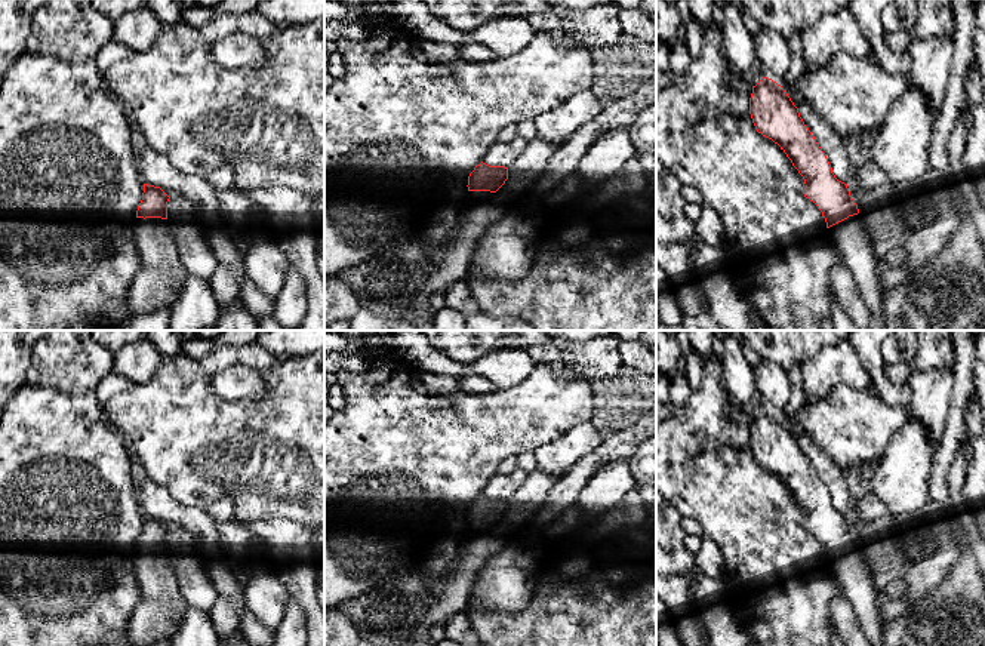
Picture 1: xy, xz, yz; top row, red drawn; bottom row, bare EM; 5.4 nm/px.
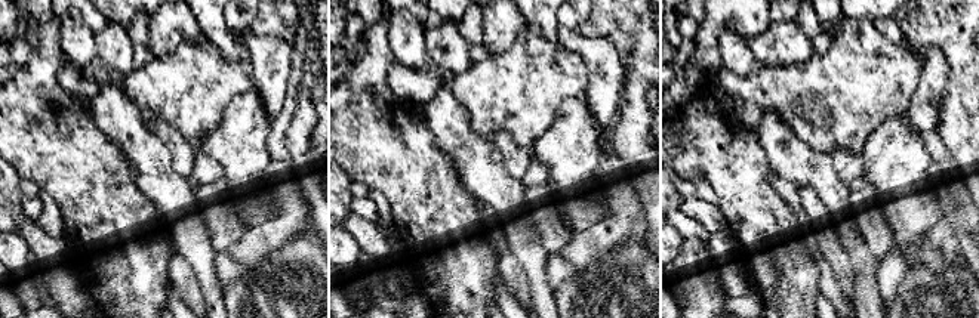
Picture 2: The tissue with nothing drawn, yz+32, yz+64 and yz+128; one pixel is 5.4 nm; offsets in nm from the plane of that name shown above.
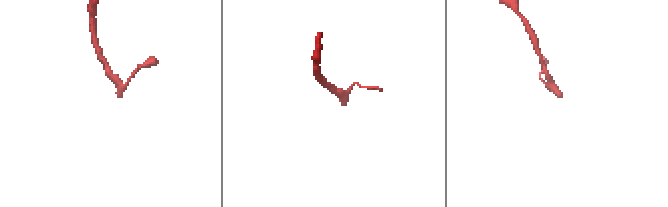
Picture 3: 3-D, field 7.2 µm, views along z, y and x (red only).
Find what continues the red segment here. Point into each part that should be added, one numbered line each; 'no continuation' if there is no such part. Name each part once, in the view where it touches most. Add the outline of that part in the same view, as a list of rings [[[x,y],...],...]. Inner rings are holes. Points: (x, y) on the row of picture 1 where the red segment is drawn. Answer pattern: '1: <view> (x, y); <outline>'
1: xy (154, 242); [[[135,218],[132,222],[141,267],[164,267],[170,270],[176,282],[176,298],[187,280],[188,273],[181,264],[167,221],[161,218]]]

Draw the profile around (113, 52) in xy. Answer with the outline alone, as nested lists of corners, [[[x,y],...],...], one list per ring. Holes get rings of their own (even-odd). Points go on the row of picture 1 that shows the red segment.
[[[113,39],[98,52],[95,61],[99,73],[104,76],[107,70],[116,62],[126,61],[135,53],[130,47],[114,41]]]

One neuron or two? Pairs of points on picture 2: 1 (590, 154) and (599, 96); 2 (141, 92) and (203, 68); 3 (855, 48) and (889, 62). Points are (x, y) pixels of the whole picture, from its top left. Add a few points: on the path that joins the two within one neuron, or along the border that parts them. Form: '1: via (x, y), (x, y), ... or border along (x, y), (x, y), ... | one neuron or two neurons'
1: border along (584, 93), (593, 122), (602, 130) | two neurons
2: via (156, 89), (182, 89), (188, 83) | one neuron
3: via (864, 56), (870, 62), (880, 62) | one neuron

